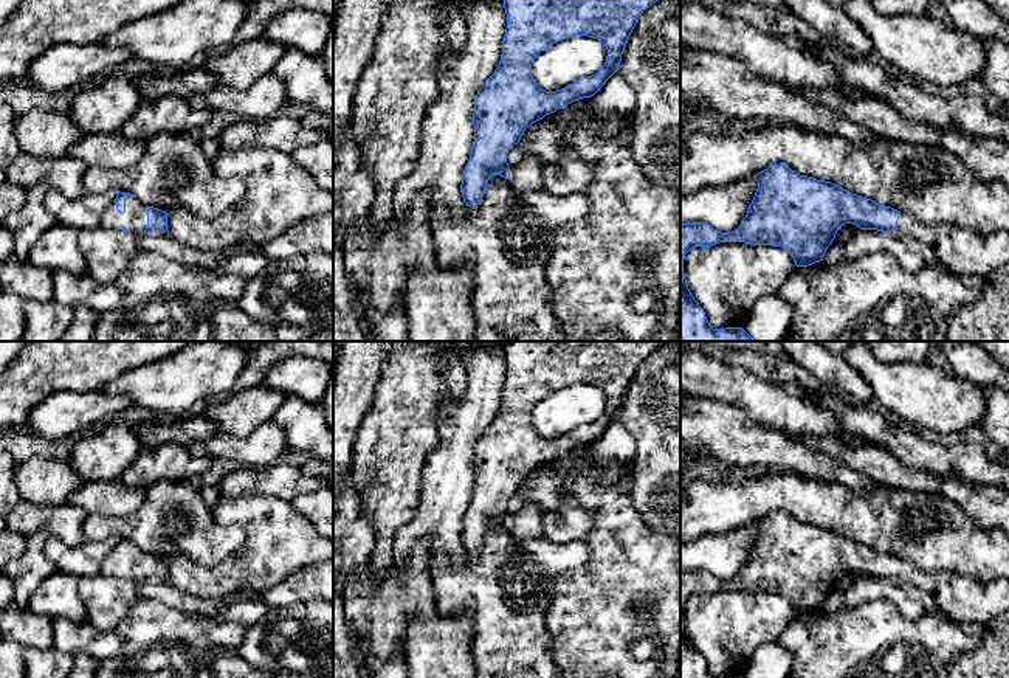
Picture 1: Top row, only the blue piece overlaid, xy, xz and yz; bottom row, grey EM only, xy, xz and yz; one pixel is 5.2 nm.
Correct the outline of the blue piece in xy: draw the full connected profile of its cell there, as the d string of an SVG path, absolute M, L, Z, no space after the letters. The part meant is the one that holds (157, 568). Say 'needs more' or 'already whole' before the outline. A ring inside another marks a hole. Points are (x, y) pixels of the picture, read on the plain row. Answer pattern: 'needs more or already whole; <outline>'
needs more; M118 540L115 549L102 562L99 574L130 580L166 580L167 562L146 554L129 540Z

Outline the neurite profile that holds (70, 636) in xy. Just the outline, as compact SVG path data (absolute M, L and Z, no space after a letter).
M54 617L53 636L54 649L71 655L84 652L98 662L107 661L122 652L122 641L115 630L98 630L87 619L74 622L65 617Z

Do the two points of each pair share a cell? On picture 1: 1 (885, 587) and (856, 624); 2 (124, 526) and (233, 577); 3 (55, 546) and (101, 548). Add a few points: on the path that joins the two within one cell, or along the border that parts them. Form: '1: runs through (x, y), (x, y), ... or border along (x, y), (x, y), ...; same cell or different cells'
1: border along (842, 607), (888, 599), (905, 618); different cells
2: border along (166, 559), (186, 554), (202, 565), (222, 562); different cells
3: runs through (65, 554), (90, 554); same cell

